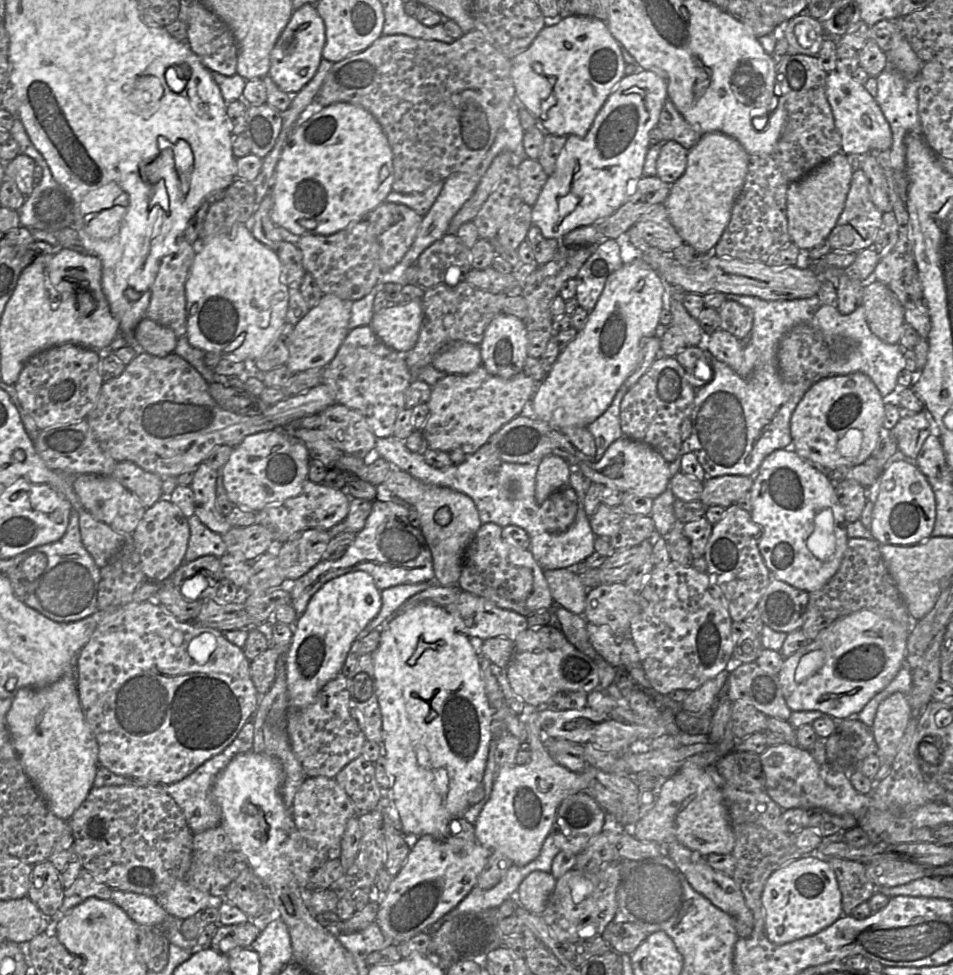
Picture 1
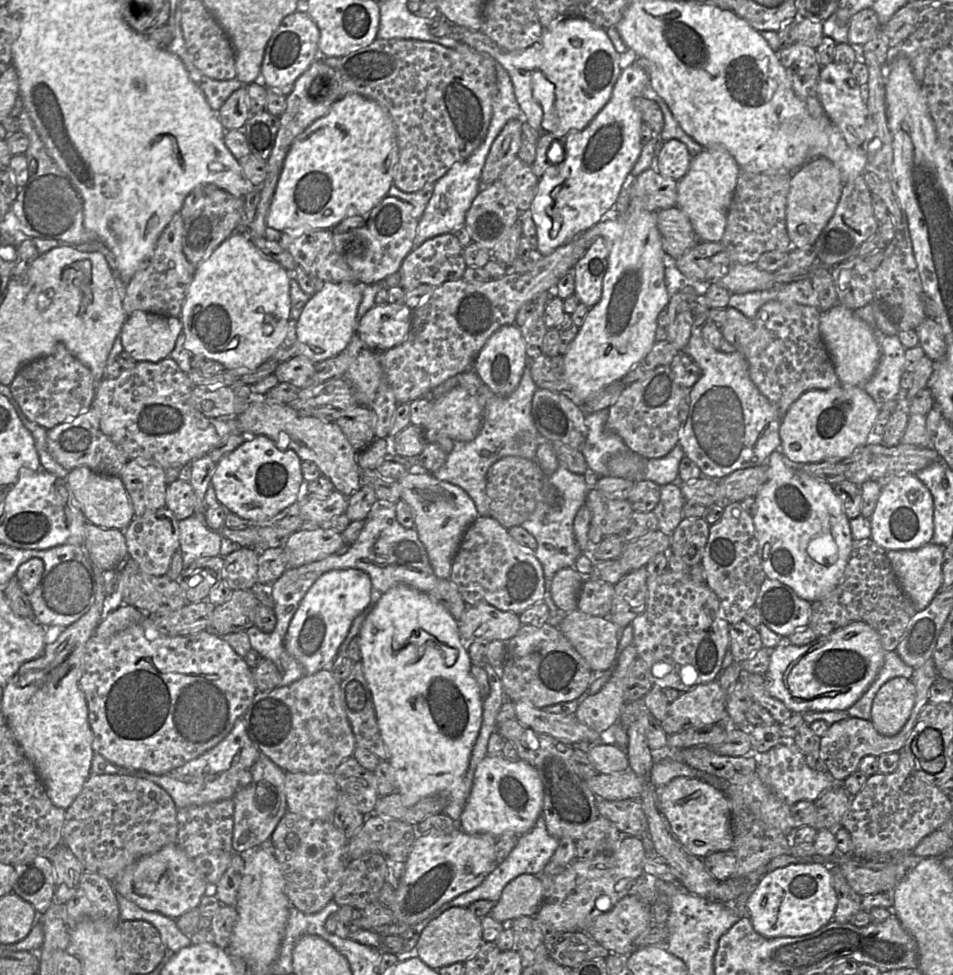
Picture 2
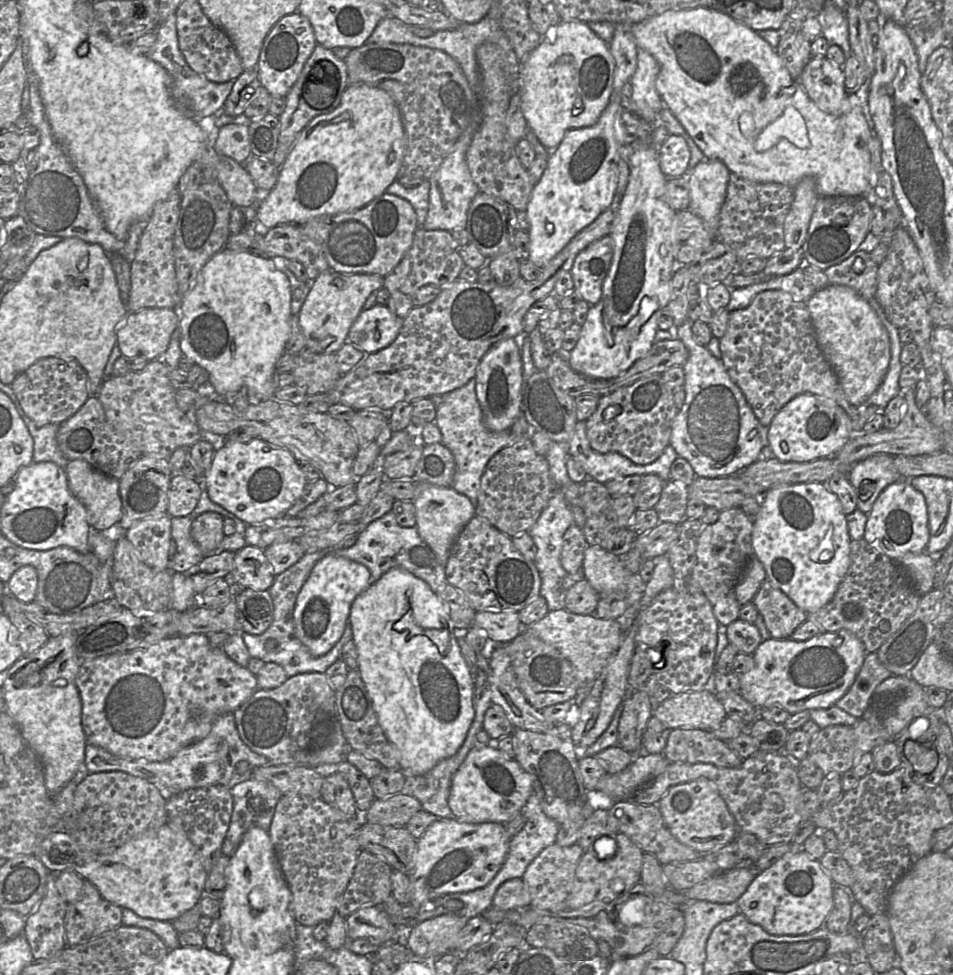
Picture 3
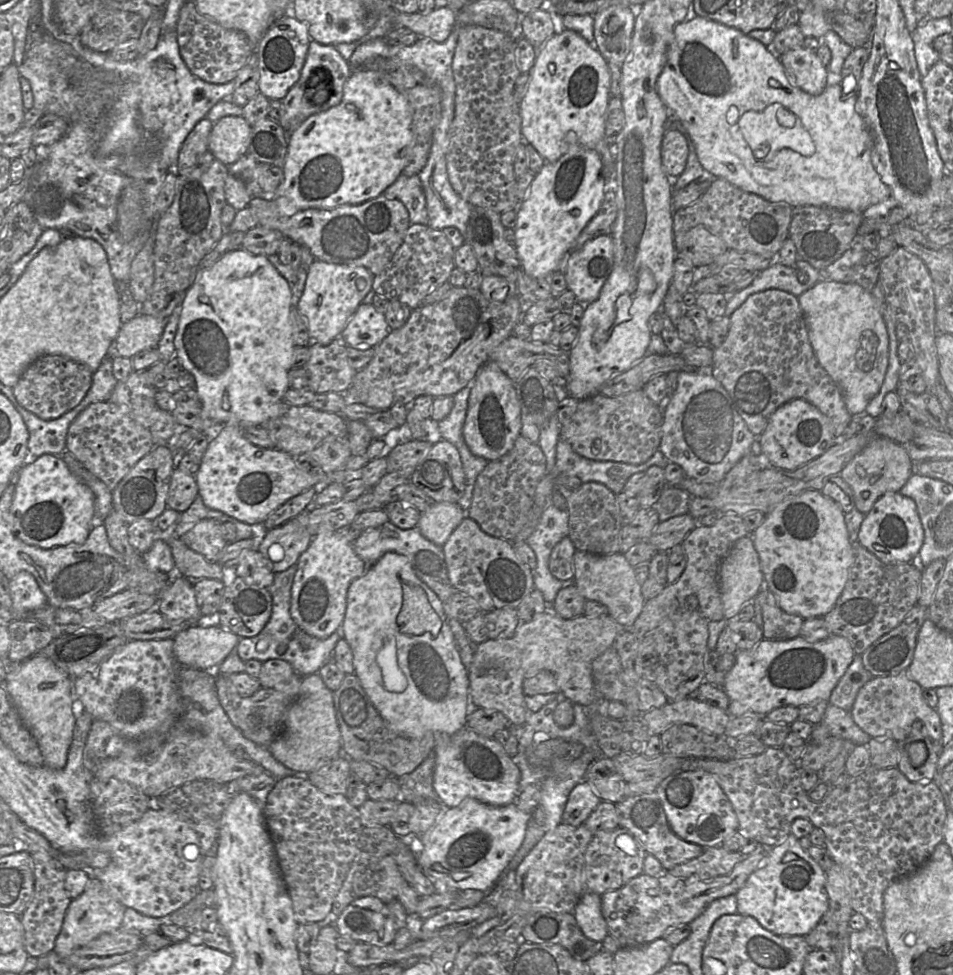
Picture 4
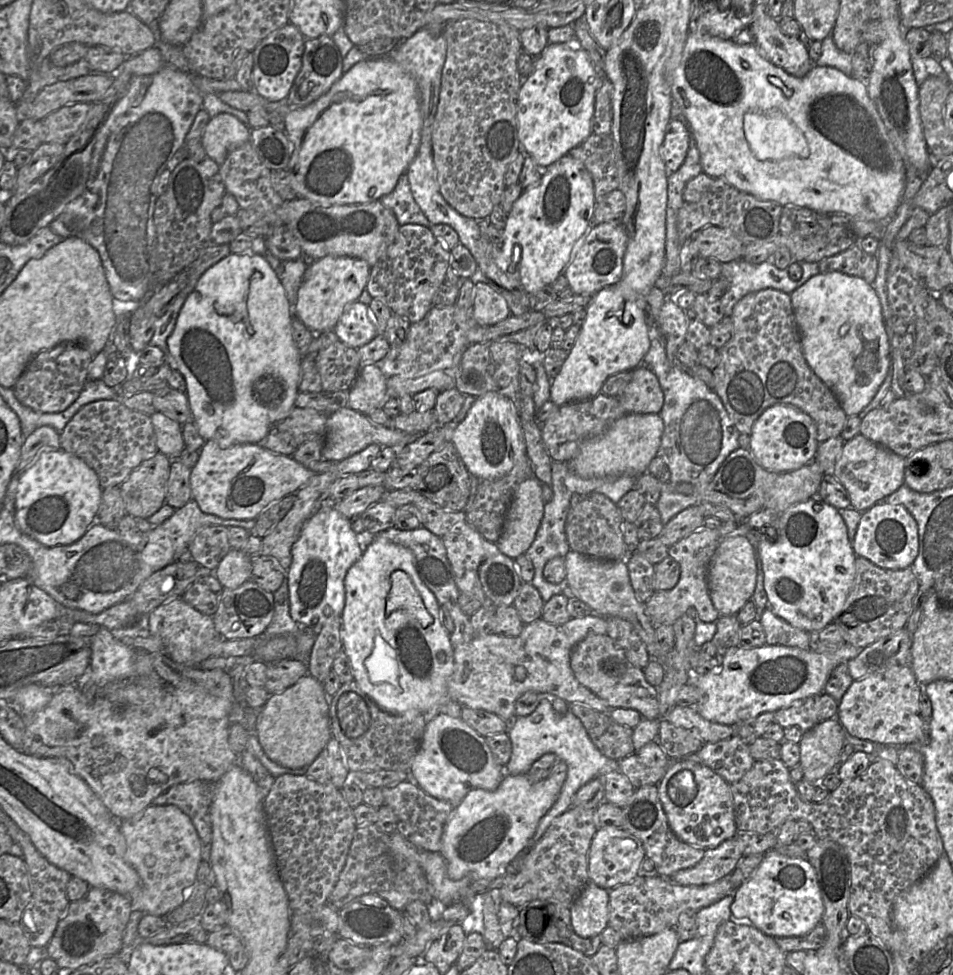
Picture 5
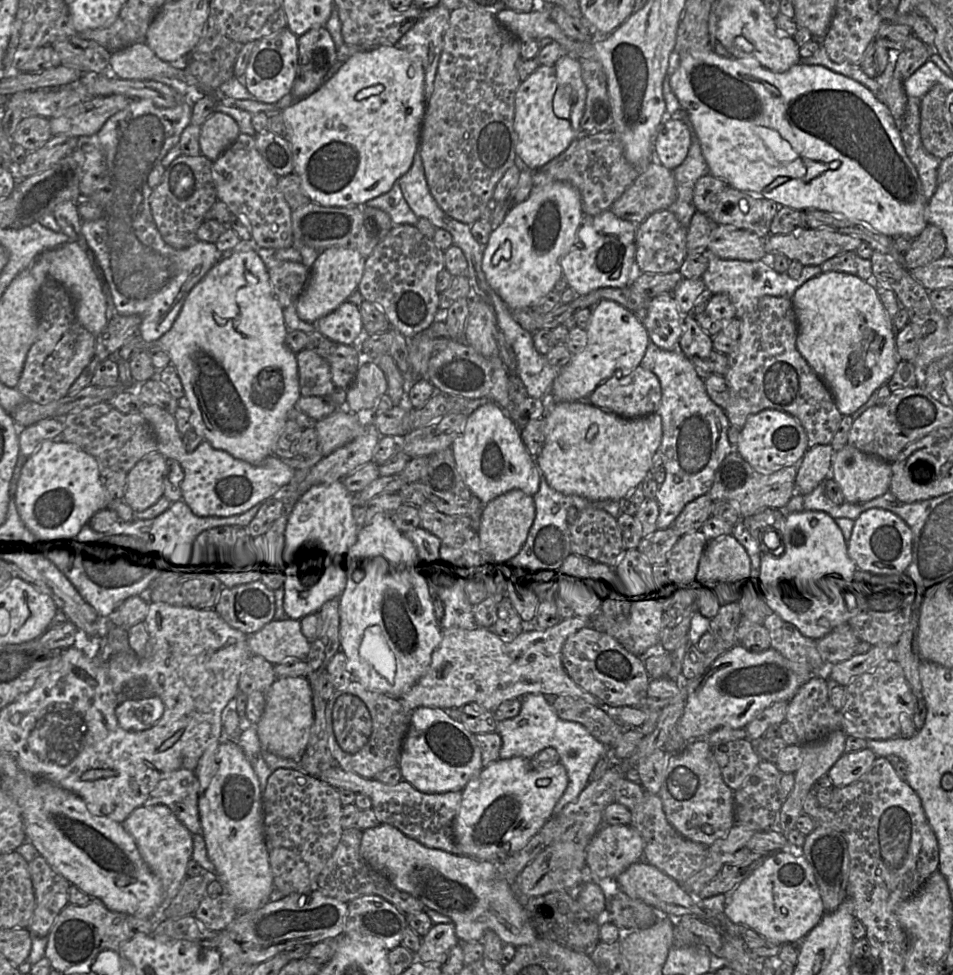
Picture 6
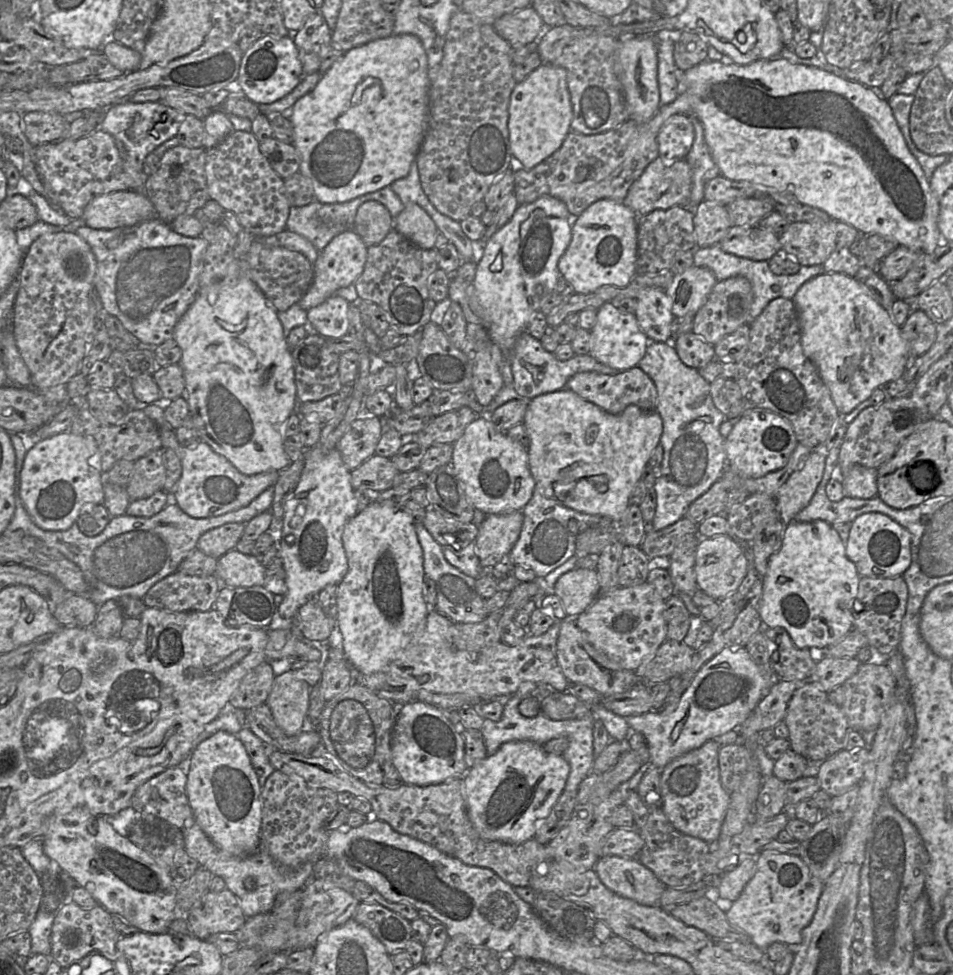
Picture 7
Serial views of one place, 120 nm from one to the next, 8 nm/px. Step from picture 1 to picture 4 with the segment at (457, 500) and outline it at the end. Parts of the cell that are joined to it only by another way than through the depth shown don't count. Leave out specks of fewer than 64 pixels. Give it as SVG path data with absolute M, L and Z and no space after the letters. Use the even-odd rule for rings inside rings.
M431 502L428 509L421 513L417 526L427 539L442 547L450 534L461 523L465 516L466 512L458 503Z

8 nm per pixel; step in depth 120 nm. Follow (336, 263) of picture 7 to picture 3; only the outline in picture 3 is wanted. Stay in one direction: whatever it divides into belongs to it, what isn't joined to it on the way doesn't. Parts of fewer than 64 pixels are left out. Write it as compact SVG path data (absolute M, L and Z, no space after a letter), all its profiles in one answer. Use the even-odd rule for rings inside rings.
M331 269L311 281L310 291L298 314L306 348L319 354L336 353L348 342L350 327L363 310L368 296L384 288L383 284L384 277L378 274L343 274Z

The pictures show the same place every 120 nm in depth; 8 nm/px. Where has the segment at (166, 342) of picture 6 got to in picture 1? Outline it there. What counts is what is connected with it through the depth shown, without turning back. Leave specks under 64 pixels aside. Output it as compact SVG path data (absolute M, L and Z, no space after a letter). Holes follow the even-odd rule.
M245 224L213 236L196 248L196 255L185 283L186 333L189 344L233 362L252 362L278 338L286 324L289 287L283 282L282 264L276 251L254 238Z

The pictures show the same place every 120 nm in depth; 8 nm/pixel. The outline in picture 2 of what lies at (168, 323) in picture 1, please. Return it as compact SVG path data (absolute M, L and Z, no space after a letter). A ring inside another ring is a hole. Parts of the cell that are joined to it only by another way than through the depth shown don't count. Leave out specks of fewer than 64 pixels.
M176 213L161 233L150 259L142 264L125 285L123 309L127 316L136 311L180 318L188 287L195 267L187 260L182 246L183 218Z

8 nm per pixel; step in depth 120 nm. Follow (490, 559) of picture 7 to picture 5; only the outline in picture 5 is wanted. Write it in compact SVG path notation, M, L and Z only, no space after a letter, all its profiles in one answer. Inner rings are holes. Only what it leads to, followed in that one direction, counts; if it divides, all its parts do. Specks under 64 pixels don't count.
M534 476L514 490L505 514L496 546L504 555L515 559L532 544L544 512L541 482Z

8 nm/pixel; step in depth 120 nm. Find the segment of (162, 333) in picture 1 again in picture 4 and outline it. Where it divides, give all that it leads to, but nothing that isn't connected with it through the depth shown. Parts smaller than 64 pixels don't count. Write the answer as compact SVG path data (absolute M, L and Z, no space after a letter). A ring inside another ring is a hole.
M138 313L133 319L122 324L116 337L117 353L132 358L147 348L157 348L167 319Z

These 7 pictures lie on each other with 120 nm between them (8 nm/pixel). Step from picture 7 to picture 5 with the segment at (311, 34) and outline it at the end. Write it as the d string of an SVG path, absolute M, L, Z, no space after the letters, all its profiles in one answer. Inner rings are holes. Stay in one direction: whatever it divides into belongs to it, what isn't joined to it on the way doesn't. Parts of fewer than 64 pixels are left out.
M332 37L306 39L302 67L285 100L287 104L305 107L327 93L343 75L343 58Z

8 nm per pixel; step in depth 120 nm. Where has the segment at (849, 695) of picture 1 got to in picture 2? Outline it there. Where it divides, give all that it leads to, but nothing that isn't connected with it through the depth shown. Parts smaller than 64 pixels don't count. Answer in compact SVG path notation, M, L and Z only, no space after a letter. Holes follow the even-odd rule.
M862 621L852 622L803 646L780 644L771 650L765 673L767 690L793 713L847 711L875 680L885 653L878 633Z

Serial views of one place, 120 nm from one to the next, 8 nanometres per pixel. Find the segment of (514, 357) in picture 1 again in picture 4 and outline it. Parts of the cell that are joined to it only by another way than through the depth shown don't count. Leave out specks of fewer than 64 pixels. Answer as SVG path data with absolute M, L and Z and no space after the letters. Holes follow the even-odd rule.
M486 362L473 379L463 425L463 438L471 453L493 461L514 445L521 429L521 407L515 383L493 362Z

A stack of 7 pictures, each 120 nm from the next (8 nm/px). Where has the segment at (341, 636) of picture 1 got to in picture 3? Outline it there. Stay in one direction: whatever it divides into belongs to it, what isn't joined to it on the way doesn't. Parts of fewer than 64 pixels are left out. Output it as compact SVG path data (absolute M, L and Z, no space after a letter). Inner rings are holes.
M334 552L316 562L297 595L293 612L295 635L314 656L329 652L341 638L349 618L351 604L370 585L369 569Z

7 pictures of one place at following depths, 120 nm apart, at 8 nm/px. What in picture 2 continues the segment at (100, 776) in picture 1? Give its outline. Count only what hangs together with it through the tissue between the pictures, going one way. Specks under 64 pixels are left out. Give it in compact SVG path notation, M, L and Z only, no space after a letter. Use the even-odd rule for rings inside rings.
M238 719L230 733L215 747L168 773L157 775L142 770L128 769L113 764L102 755L94 752L90 765L90 775L127 775L149 780L165 790L179 809L222 799L232 799L239 788L241 772L250 770L259 756L259 750L247 735L244 720Z

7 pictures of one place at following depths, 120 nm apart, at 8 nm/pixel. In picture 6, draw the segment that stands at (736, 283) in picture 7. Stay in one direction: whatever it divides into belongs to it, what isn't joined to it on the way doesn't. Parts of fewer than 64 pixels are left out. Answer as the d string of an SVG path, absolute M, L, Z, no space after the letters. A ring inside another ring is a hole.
M713 294L705 310L694 318L703 331L713 337L735 318L735 307L728 295Z

